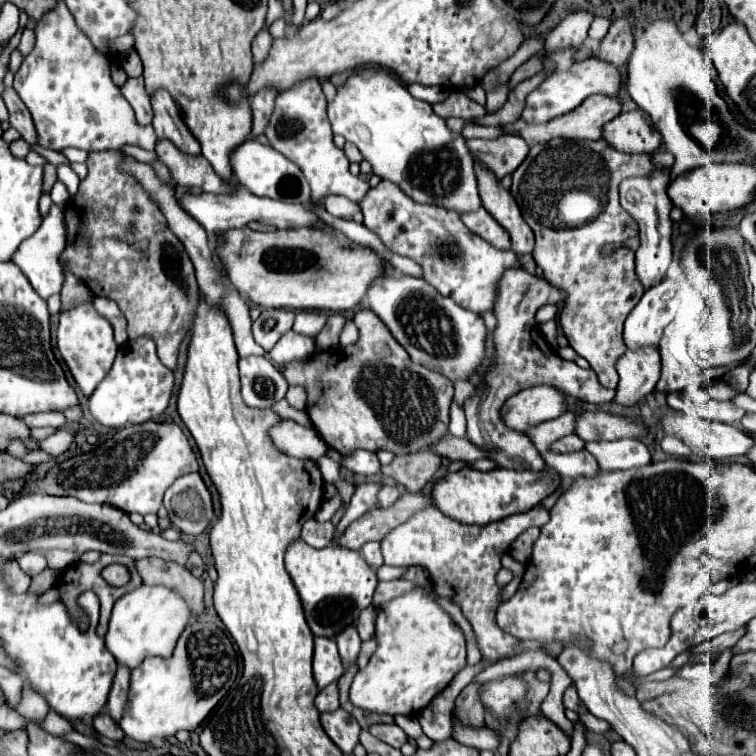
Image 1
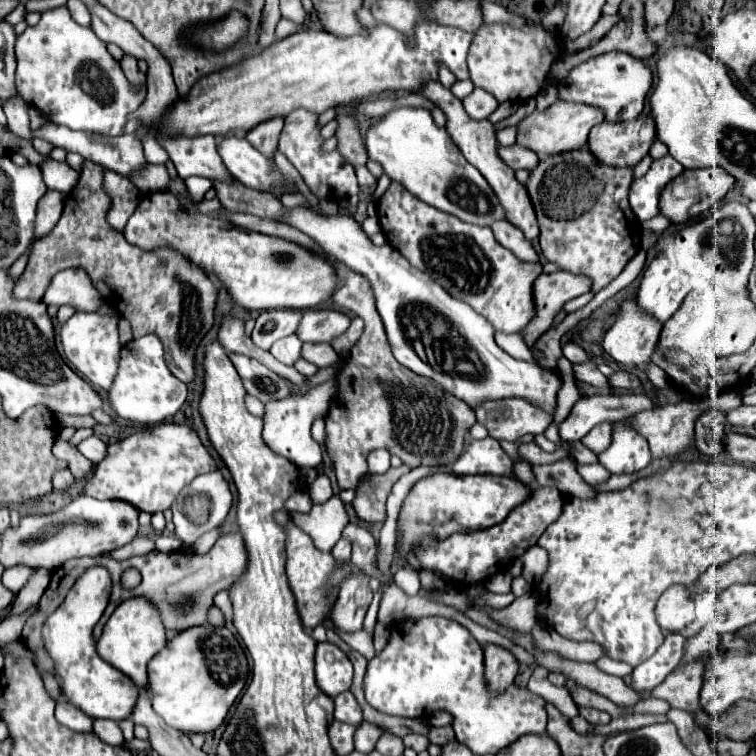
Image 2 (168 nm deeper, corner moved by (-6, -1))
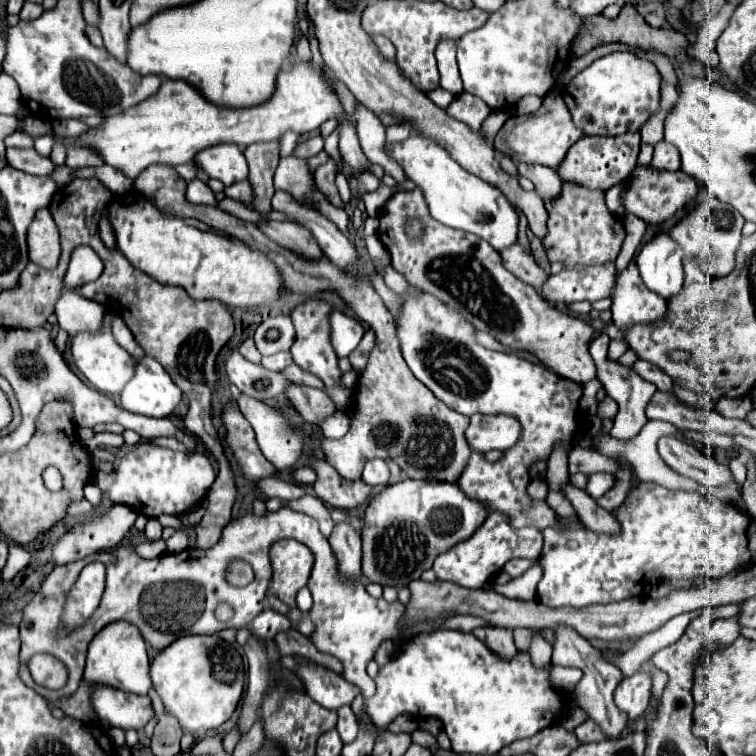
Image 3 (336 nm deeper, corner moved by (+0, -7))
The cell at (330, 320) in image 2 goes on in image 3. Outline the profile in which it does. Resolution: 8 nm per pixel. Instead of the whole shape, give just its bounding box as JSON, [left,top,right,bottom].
[329,311,365,357]

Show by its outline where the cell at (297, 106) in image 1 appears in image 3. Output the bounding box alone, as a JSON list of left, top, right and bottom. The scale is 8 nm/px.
[279,131,299,157]

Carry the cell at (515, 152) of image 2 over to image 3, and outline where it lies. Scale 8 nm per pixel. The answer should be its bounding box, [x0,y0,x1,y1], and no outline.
[517,163,561,199]

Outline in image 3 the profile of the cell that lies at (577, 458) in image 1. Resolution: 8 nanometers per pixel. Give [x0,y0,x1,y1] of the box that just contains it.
[585,473,613,499]

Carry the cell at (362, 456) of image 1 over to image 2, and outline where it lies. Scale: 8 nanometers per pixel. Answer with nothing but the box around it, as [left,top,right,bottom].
[367,449,389,473]

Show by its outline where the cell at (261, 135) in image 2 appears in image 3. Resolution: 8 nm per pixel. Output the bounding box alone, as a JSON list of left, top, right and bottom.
[245,141,279,213]

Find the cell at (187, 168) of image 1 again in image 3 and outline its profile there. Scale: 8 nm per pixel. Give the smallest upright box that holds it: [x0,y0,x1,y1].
[257,221,321,259]

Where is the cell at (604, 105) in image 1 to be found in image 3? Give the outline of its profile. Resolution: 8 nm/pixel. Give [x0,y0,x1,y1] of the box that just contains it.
[499,95,585,169]

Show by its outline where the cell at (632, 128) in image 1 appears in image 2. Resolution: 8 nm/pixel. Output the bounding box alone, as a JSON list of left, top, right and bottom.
[587,115,655,167]

